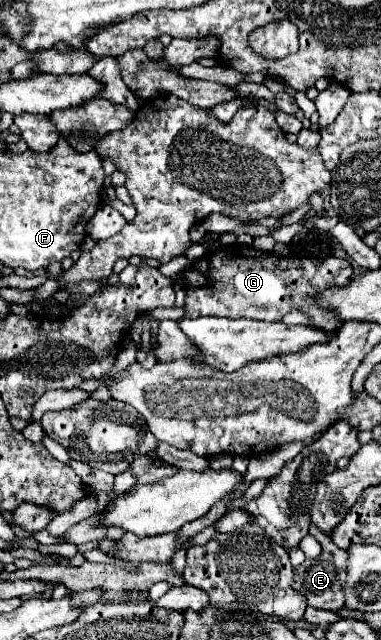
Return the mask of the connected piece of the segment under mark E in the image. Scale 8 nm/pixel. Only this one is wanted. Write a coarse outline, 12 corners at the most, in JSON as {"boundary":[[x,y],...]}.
{"boundary":[[327,535],[323,553],[295,567],[309,607],[343,607],[347,551]]}

